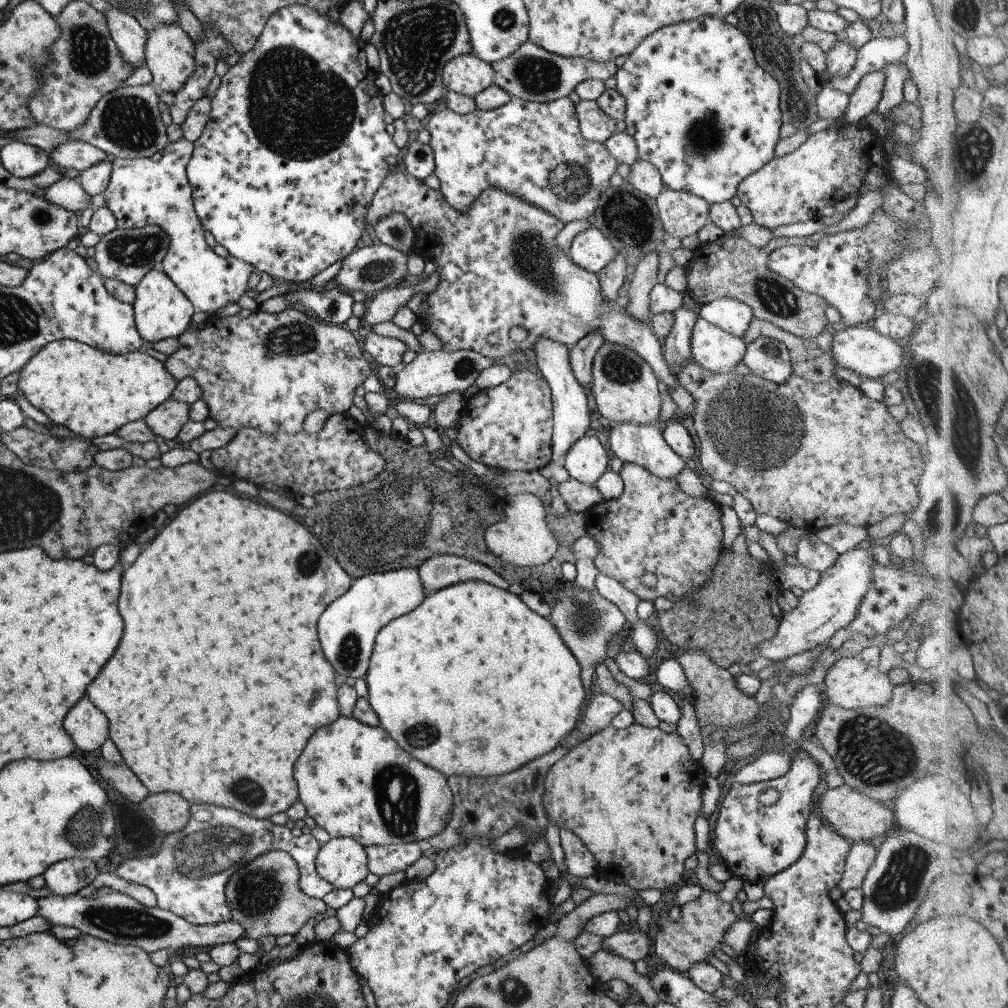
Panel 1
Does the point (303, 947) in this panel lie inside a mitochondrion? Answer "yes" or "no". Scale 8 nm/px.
no

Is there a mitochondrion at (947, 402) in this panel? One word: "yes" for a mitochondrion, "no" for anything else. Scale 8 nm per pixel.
yes

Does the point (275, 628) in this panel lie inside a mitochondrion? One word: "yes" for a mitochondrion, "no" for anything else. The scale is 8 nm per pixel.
no

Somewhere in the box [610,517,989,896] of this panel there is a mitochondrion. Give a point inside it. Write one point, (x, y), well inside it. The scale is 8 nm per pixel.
(866, 747)

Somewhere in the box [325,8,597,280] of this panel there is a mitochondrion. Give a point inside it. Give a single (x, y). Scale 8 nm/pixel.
(535, 76)

